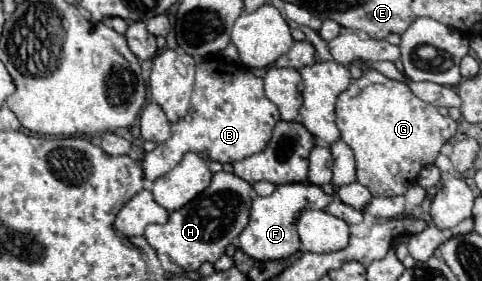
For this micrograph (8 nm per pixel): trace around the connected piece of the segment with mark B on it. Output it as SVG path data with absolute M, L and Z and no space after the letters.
M218 56L204 58L196 64L196 84L190 100L188 116L172 124L172 138L158 144L142 160L146 180L156 180L168 174L186 152L208 152L210 160L236 162L246 156L264 152L272 128L280 120L280 112L264 94L262 78L254 76L240 64L230 64Z

